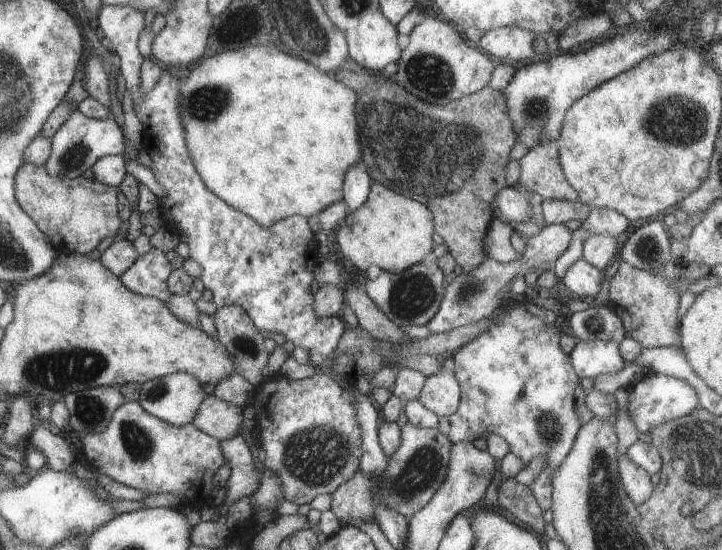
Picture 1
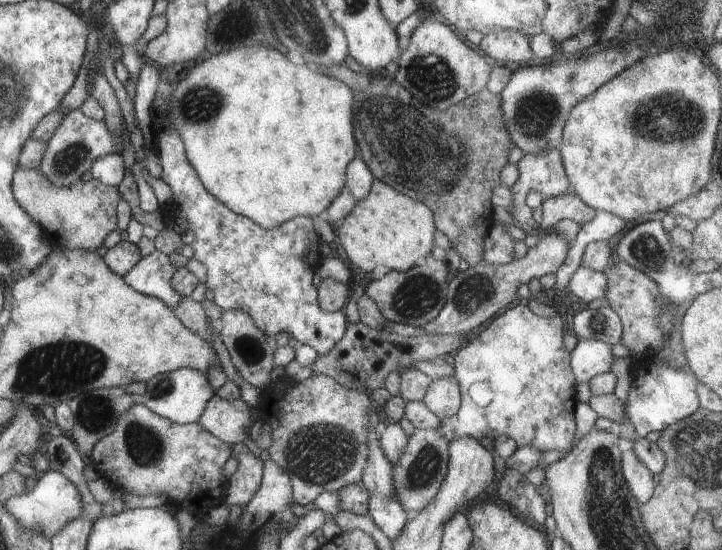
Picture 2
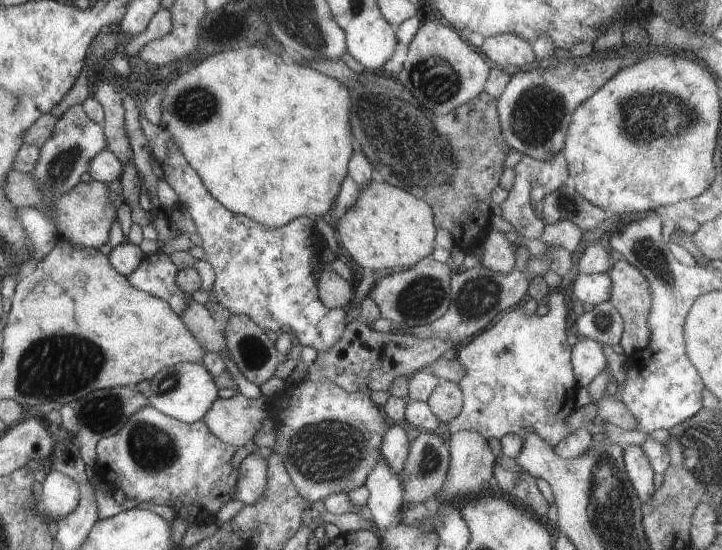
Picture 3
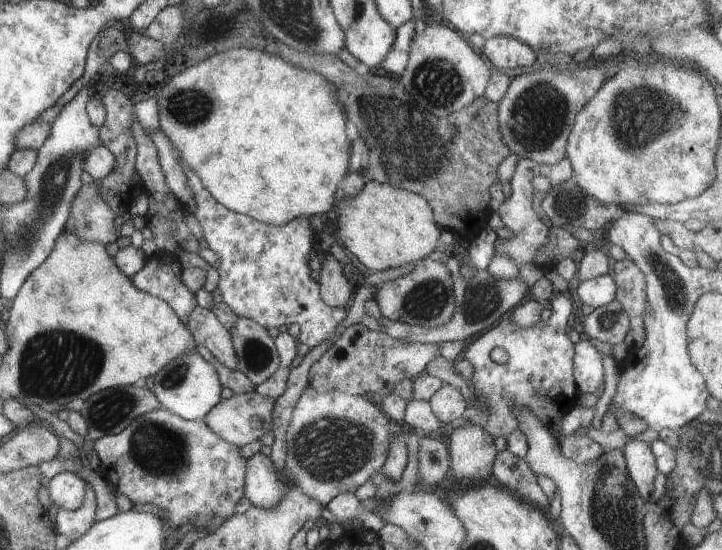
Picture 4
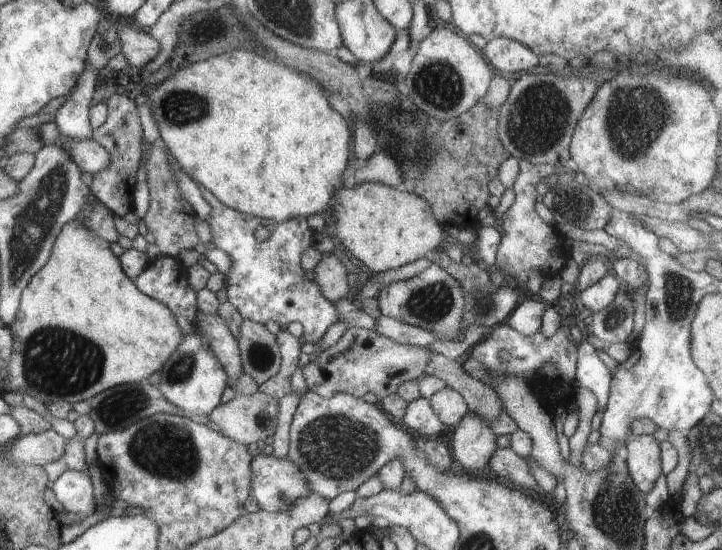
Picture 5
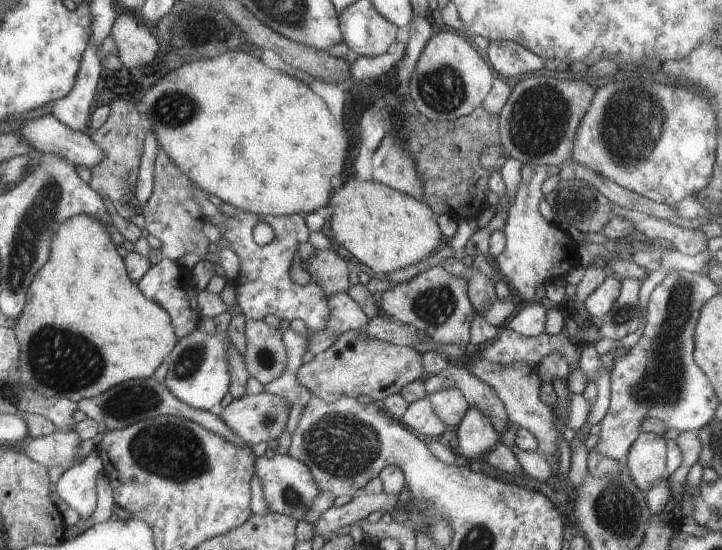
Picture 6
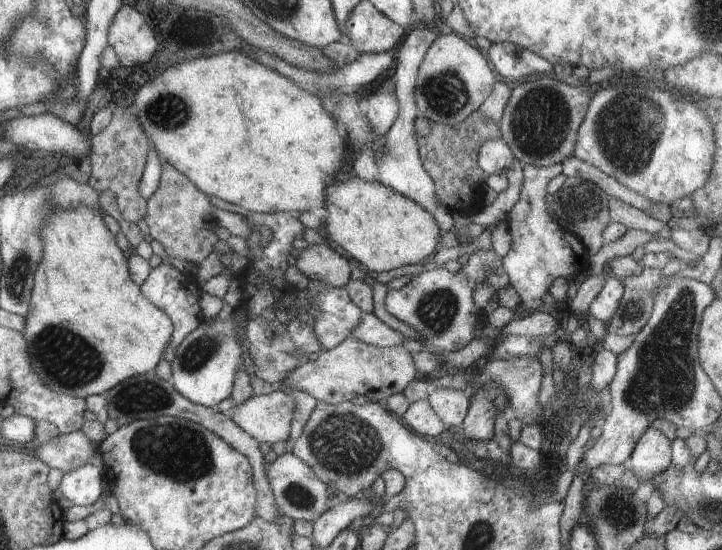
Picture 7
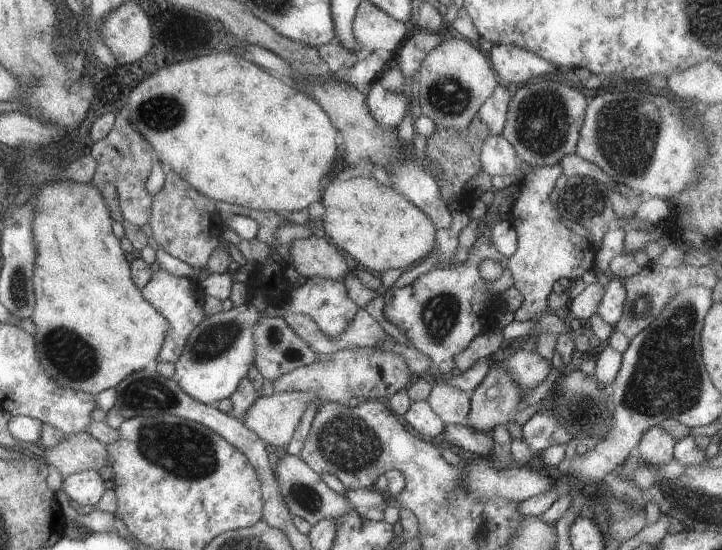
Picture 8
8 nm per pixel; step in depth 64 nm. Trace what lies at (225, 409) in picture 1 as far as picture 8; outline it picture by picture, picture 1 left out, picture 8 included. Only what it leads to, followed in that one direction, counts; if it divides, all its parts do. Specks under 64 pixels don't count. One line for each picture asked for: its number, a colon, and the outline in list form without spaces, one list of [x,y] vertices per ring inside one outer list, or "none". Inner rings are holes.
2: [[[215,396],[207,402],[207,410],[203,410],[203,418],[199,418],[197,424],[217,440],[223,440],[227,446],[239,442],[243,444],[251,426],[251,412],[241,398],[227,402]]]
3: [[[235,394],[229,400],[217,400],[211,410],[203,416],[207,430],[227,446],[243,448],[253,440],[253,434],[259,430],[261,422],[269,418],[269,400],[257,396],[253,400]]]
4: [[[255,392],[237,394],[237,396],[231,396],[229,400],[219,402],[219,406],[215,406],[215,410],[211,410],[211,414],[207,414],[207,418],[203,422],[221,440],[227,440],[229,444],[243,448],[243,446],[259,440],[263,434],[267,434],[271,430],[271,410],[273,410],[273,406],[275,406],[275,400],[259,396]]]
5: [[[255,392],[251,396],[237,394],[227,404],[219,404],[215,410],[211,410],[211,414],[207,414],[207,418],[205,418],[205,424],[207,424],[207,428],[213,428],[221,436],[227,436],[229,440],[235,440],[237,444],[247,448],[249,444],[263,442],[265,438],[271,438],[275,434],[277,414],[279,414],[277,404],[279,404],[279,400],[259,394],[259,392]]]
6: [[[255,394],[255,396],[241,396],[235,398],[229,406],[225,408],[217,408],[215,416],[221,418],[229,430],[235,432],[235,436],[239,436],[247,446],[253,444],[261,444],[261,442],[271,442],[277,440],[279,434],[283,432],[283,426],[287,426],[289,420],[289,404],[287,400],[273,396],[273,394]]]
7: [[[285,392],[265,396],[249,396],[243,404],[233,406],[227,416],[257,444],[289,442],[289,424],[293,420],[295,402]]]
8: [[[275,392],[273,396],[257,398],[245,412],[241,424],[251,430],[261,442],[275,446],[275,448],[287,448],[295,426],[301,422],[301,414],[307,408],[307,404],[321,404],[315,392]]]

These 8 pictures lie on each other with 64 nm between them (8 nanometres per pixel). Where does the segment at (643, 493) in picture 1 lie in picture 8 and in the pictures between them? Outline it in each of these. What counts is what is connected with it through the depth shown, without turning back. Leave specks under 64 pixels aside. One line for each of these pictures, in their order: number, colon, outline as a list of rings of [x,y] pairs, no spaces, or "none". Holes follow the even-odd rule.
2: [[[631,450],[621,454],[621,476],[629,488],[629,494],[635,498],[639,506],[643,506],[653,496],[653,476],[641,464],[641,460],[633,456]]]
3: [[[627,446],[623,450],[623,470],[635,496],[639,498],[641,504],[645,504],[655,492],[655,486],[653,486],[655,474],[649,462],[645,460],[645,454],[639,450],[639,446]]]
4: [[[629,440],[623,446],[623,458],[631,484],[635,486],[641,500],[647,502],[647,498],[653,494],[653,480],[659,474],[649,444],[641,440]]]
5: [[[653,436],[629,438],[625,444],[623,460],[627,464],[627,474],[633,486],[641,494],[649,494],[659,478],[661,460],[659,460],[659,442]]]
6: [[[653,432],[639,434],[627,450],[625,470],[641,494],[665,480],[665,438]]]
7: [[[645,430],[635,442],[635,448],[629,456],[627,468],[633,472],[639,484],[645,484],[657,474],[663,474],[671,466],[671,448],[669,440],[659,430]]]
8: [[[659,426],[647,428],[647,432],[641,436],[637,444],[637,458],[641,464],[649,466],[663,466],[669,460],[673,460],[673,446],[677,442]]]

